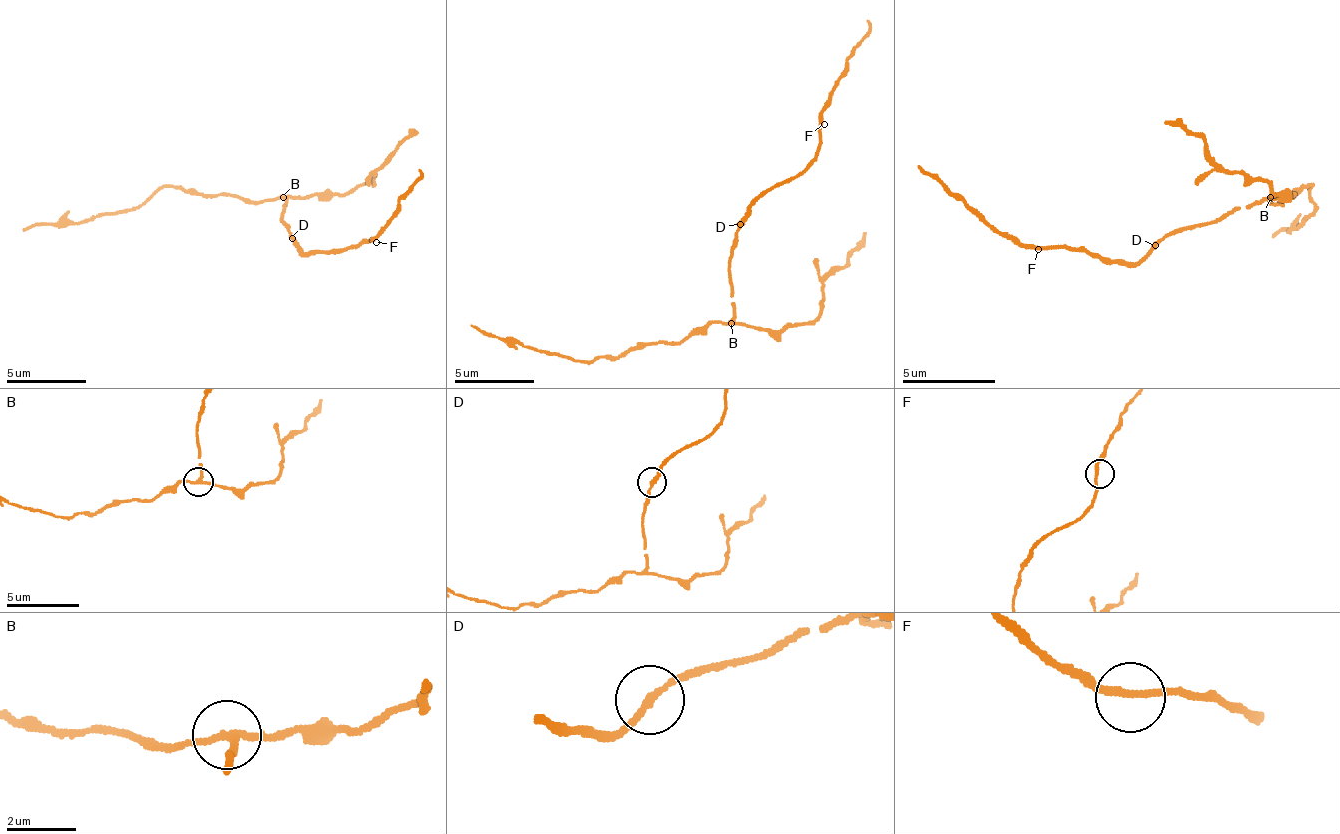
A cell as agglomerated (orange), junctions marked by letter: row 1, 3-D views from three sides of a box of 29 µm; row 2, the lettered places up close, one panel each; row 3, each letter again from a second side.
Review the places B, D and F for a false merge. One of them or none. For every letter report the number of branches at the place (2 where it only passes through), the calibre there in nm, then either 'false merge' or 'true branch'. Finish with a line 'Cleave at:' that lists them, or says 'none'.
B: 3 | 180 nm | false merge
D: 2 | 200 nm | true branch
F: 2 | 200 nm | true branch
Cleave at: B

